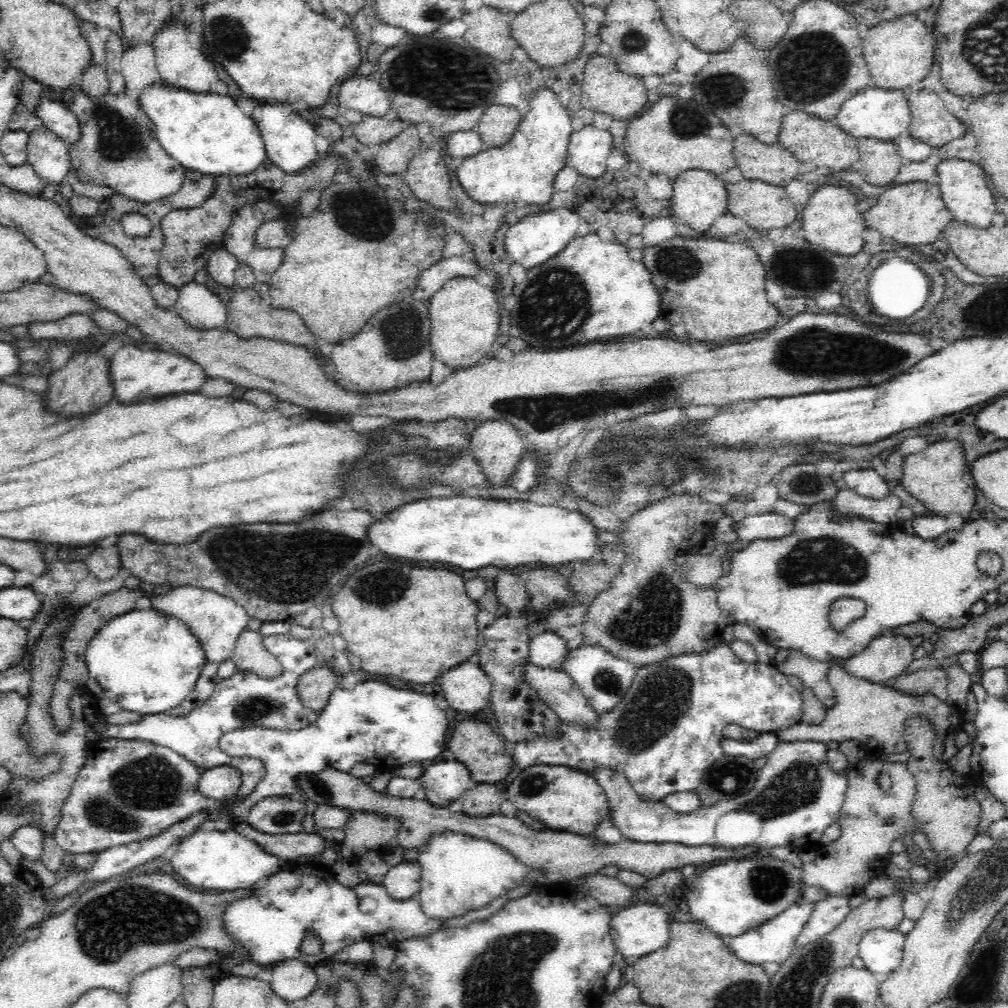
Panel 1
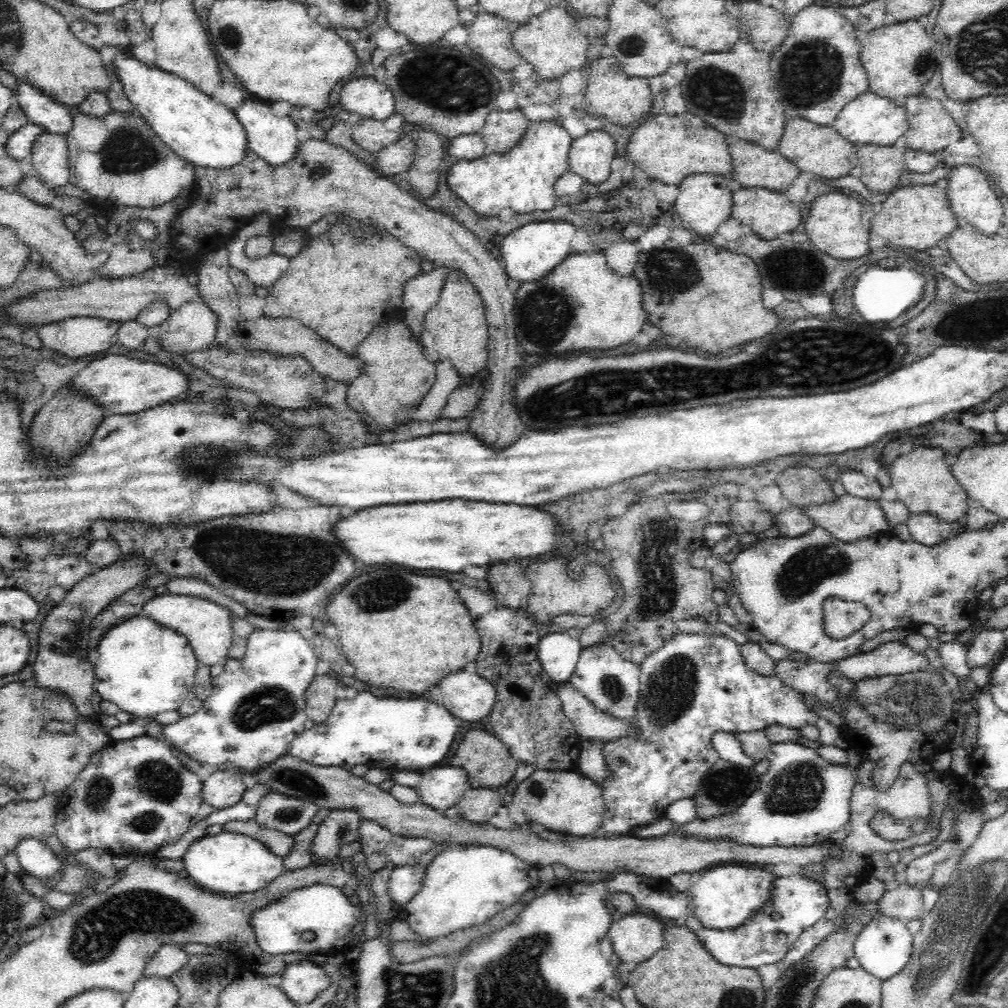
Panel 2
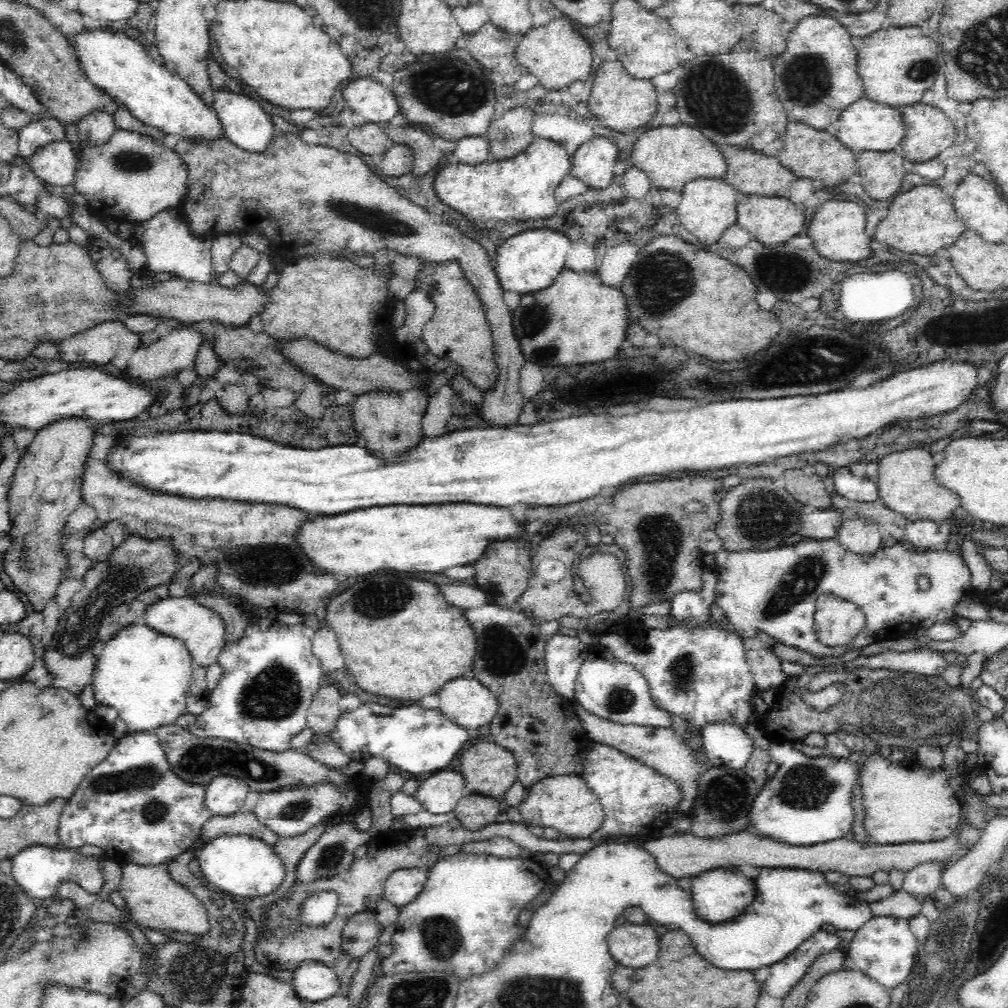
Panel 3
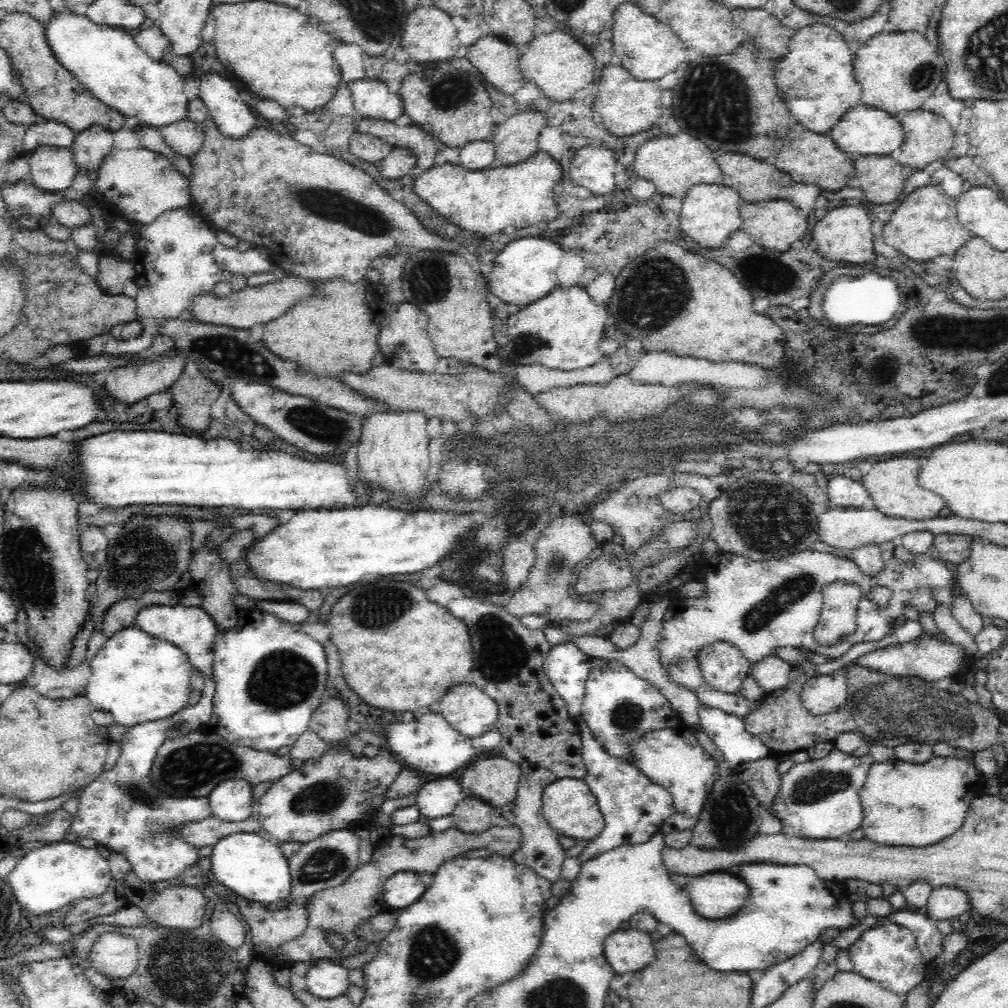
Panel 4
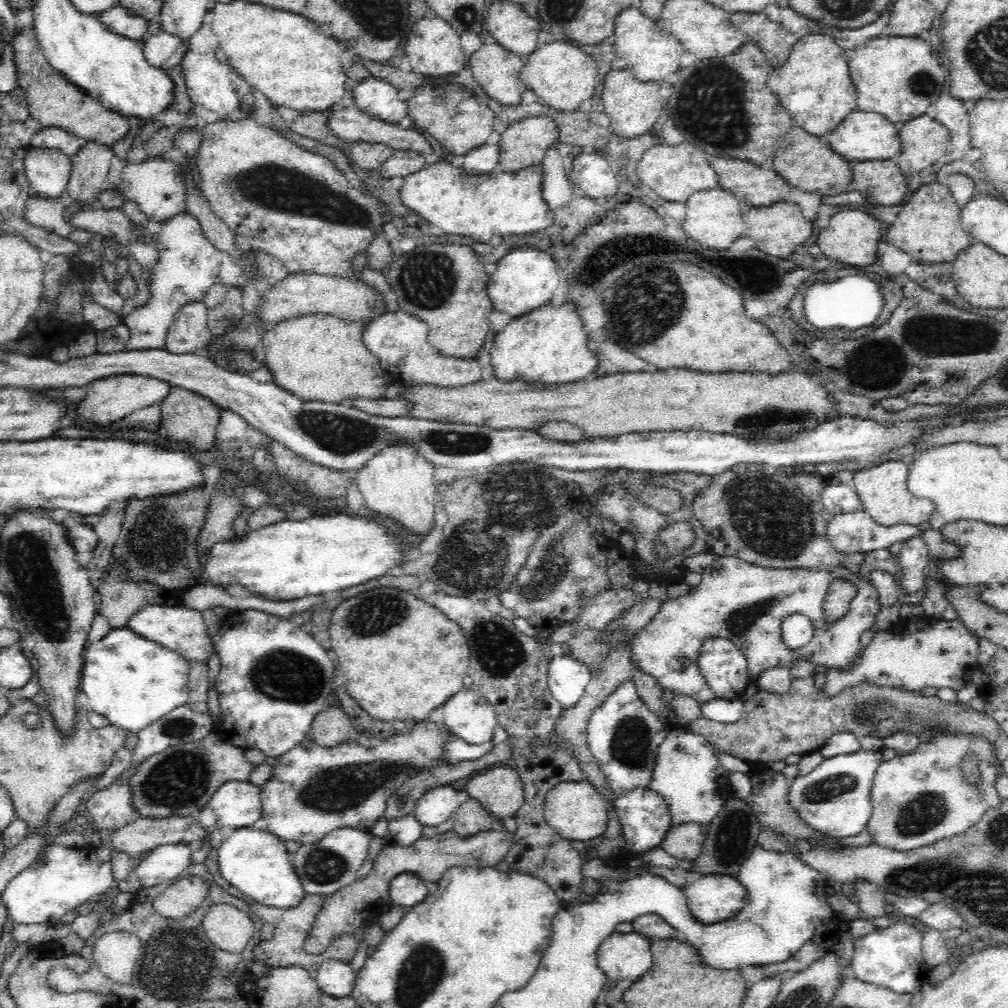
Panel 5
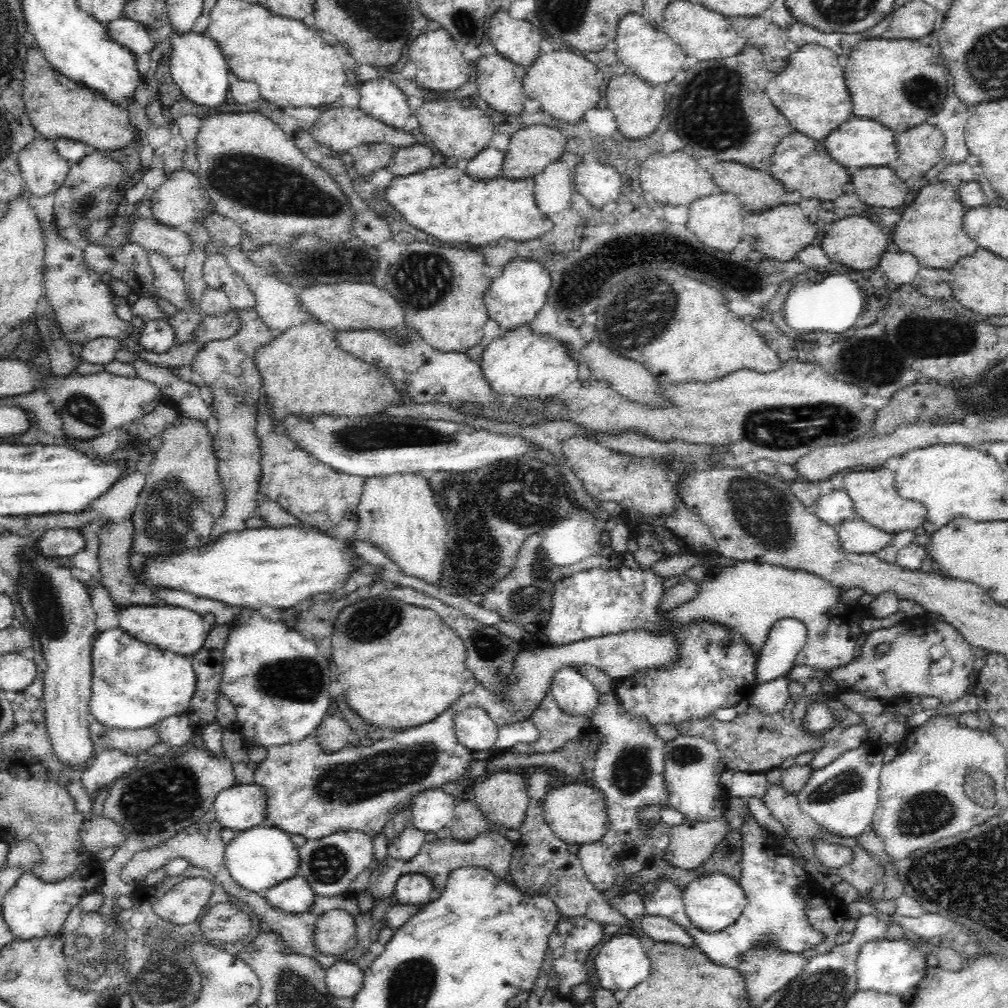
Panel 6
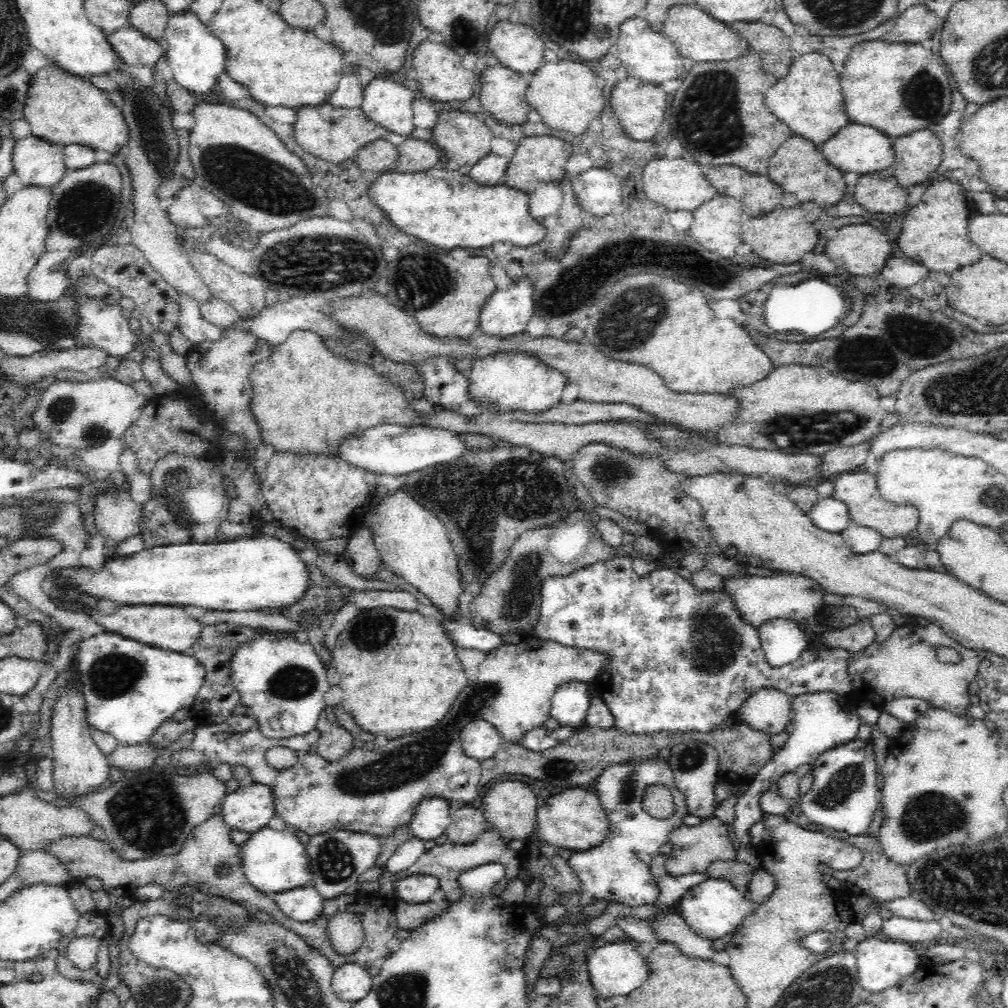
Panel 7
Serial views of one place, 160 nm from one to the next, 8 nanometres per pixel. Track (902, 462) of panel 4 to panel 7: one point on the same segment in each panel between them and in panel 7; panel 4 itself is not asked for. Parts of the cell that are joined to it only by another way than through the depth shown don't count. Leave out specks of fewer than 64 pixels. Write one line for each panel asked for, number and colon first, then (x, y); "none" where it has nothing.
5: (882, 489)
6: (875, 500)
7: (866, 507)

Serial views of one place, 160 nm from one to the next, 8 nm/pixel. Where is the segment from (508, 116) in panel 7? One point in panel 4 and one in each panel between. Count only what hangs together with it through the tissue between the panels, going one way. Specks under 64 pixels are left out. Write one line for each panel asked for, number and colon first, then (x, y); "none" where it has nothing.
4: (498, 61)
5: (496, 70)
6: (500, 82)

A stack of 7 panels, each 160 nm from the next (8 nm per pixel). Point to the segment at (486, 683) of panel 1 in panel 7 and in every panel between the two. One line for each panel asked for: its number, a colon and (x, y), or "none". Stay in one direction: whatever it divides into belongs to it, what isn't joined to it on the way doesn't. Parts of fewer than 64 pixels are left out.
2: (467, 696)
3: (465, 701)
4: (469, 710)
5: (467, 715)
6: (474, 728)
7: (479, 739)

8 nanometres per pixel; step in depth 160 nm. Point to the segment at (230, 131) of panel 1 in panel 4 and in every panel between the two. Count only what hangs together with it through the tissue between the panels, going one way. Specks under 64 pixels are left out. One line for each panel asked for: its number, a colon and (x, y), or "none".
2: (201, 131)
3: (156, 95)
4: (107, 61)

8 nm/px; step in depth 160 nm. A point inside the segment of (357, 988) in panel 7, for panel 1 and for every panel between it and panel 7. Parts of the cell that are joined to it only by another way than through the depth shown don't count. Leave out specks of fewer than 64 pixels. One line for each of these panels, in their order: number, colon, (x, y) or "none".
1: (292, 979)
2: (303, 981)
3: (313, 981)
4: (325, 980)
5: (337, 979)
6: (344, 979)

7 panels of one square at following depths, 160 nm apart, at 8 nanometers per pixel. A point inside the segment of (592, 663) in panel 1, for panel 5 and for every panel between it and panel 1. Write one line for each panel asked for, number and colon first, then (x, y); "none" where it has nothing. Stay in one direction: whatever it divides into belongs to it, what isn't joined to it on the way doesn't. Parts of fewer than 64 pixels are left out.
2: (610, 683)
3: (607, 687)
4: (618, 707)
5: (624, 735)

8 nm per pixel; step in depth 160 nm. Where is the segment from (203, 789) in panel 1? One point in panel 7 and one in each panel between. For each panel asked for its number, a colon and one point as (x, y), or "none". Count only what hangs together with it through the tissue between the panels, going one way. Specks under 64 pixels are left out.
2: (224, 787)
3: (225, 795)
4: (231, 801)
5: (236, 804)
6: (240, 807)
7: (250, 808)

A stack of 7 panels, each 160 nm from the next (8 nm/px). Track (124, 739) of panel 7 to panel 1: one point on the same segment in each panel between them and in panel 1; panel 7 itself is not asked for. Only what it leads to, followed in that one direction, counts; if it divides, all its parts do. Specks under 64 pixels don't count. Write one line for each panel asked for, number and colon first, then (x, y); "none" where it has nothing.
1: (147, 662)
2: (145, 669)
3: (144, 674)
4: (138, 678)
5: (133, 682)
6: (134, 685)

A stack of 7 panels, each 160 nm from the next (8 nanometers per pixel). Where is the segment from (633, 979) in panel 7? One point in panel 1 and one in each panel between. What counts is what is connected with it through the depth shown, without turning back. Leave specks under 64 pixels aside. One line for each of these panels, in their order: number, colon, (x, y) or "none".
1: (637, 931)
2: (633, 938)
3: (633, 946)
4: (626, 950)
5: (622, 956)
6: (620, 963)

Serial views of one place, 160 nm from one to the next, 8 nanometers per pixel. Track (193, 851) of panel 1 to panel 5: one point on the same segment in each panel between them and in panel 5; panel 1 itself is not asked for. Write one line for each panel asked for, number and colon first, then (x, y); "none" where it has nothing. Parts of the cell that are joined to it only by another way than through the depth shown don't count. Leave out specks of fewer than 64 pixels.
2: (234, 863)
3: (239, 864)
4: (253, 866)
5: (256, 862)

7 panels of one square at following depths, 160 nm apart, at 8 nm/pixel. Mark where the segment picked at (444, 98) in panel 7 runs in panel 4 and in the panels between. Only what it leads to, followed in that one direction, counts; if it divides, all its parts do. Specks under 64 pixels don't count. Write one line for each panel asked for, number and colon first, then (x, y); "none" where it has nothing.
4: (429, 36)
5: (433, 48)
6: (440, 65)

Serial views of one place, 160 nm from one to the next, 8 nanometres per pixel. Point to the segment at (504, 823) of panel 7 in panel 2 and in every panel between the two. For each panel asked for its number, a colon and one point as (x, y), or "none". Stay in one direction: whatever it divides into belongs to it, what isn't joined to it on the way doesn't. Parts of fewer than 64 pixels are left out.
2: (488, 763)
3: (488, 769)
4: (495, 781)
5: (500, 791)
6: (503, 798)

